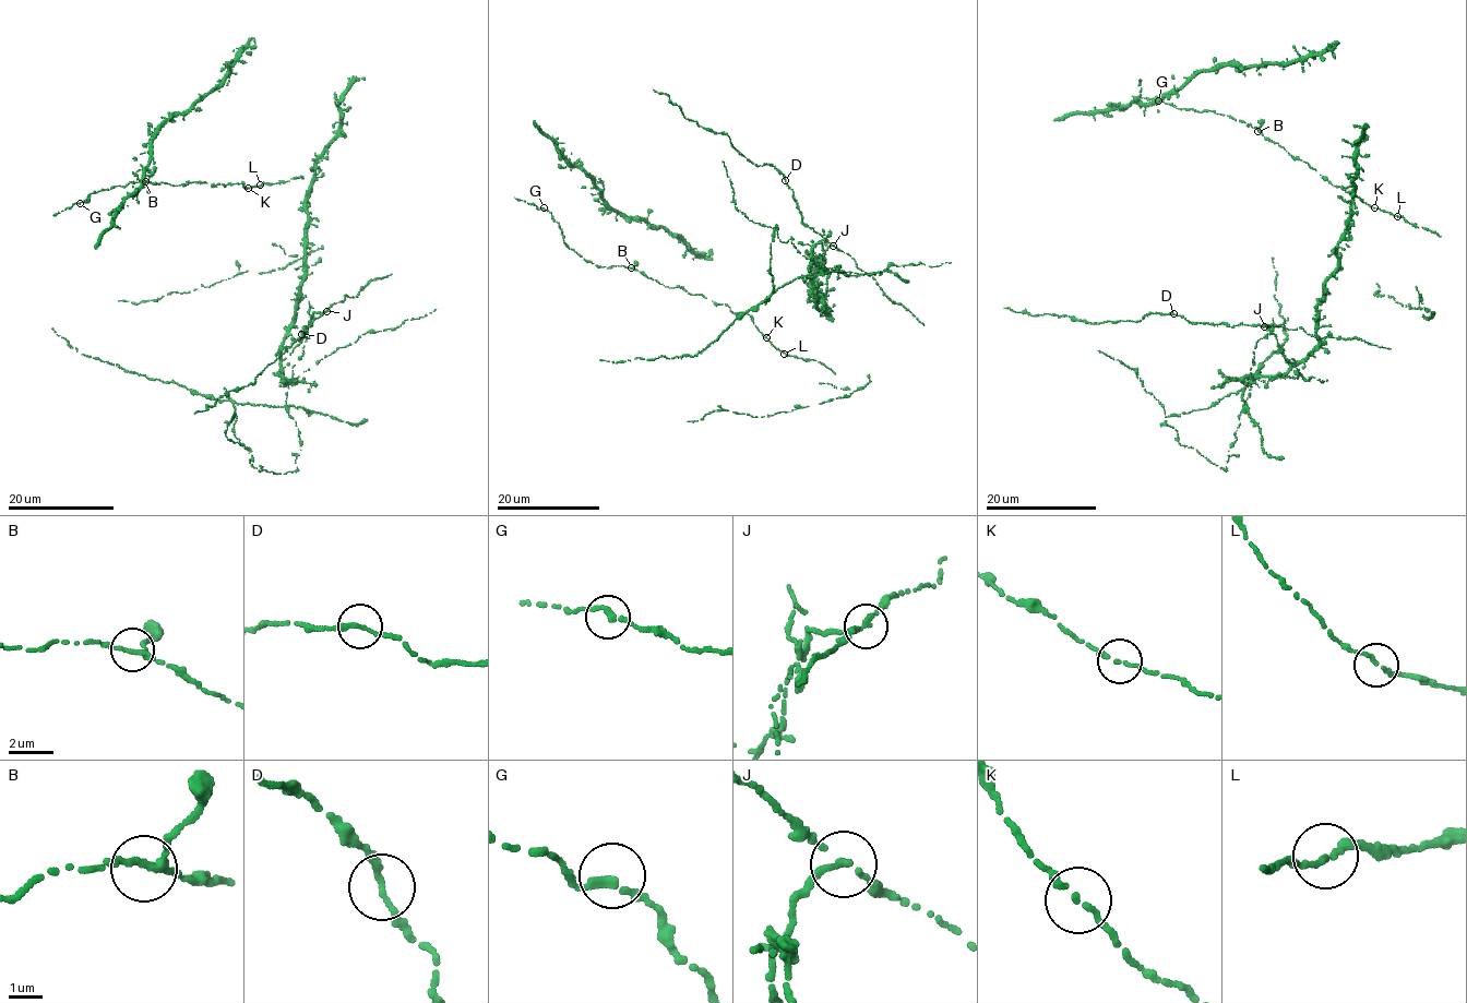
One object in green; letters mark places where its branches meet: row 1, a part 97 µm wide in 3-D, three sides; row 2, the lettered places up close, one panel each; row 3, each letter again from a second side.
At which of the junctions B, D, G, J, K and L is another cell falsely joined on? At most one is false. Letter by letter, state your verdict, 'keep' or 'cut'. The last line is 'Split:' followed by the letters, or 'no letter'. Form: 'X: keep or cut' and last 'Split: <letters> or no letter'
B: keep
D: keep
G: keep
J: cut
K: keep
L: keep
Split: J

